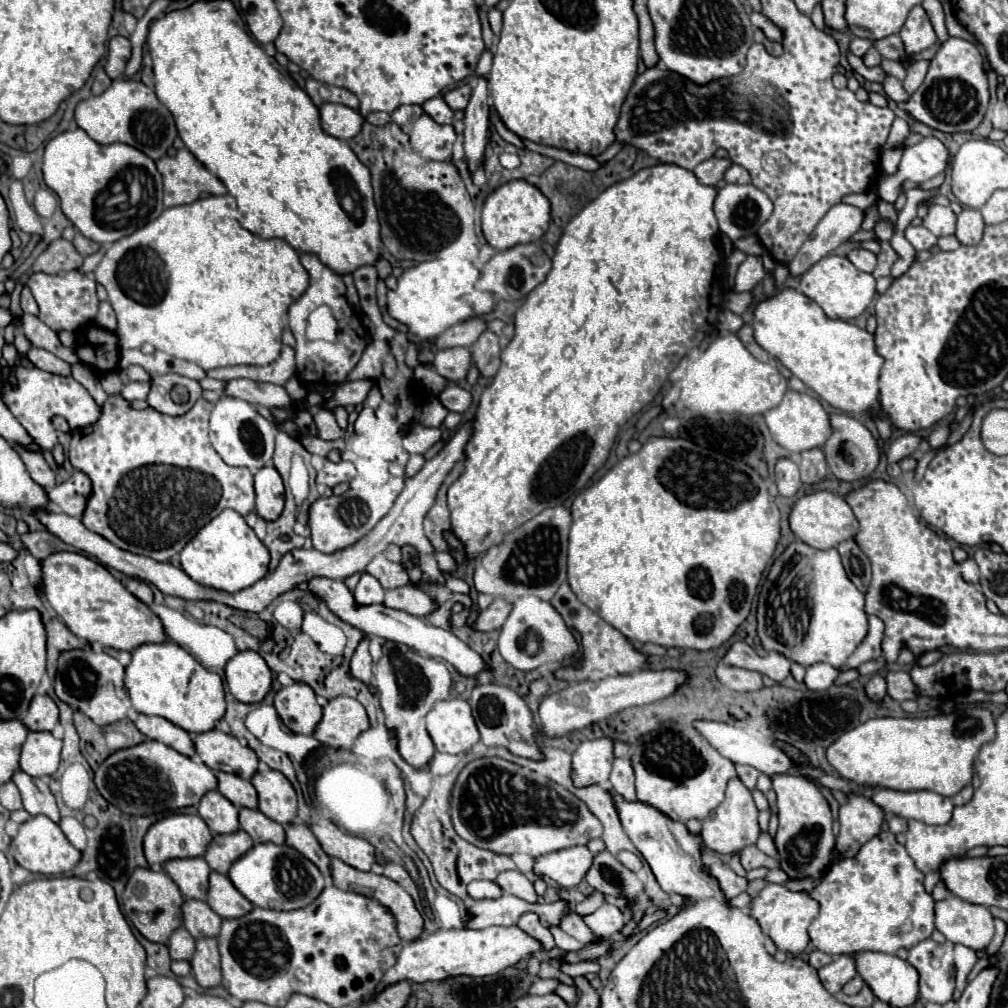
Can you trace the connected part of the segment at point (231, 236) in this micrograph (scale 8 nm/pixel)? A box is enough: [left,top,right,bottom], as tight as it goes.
[94,196,308,370]

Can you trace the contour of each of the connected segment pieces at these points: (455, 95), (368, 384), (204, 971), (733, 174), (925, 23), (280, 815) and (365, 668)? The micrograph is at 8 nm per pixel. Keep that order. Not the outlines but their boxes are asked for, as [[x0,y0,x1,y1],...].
[[444,84,470,110],[324,380,376,408],[190,938,222,988],[724,164,750,184],[900,6,936,54],[250,770,296,826],[350,638,378,697]]

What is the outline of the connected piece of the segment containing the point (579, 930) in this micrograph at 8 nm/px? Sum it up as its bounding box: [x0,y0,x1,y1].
[560,910,598,944]

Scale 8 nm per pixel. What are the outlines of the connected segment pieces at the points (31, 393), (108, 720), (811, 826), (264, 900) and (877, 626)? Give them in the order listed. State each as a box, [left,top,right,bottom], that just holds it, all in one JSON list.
[[2,368,100,450],[54,650,130,726],[772,776,834,880],[228,842,324,910],[840,616,884,670]]

